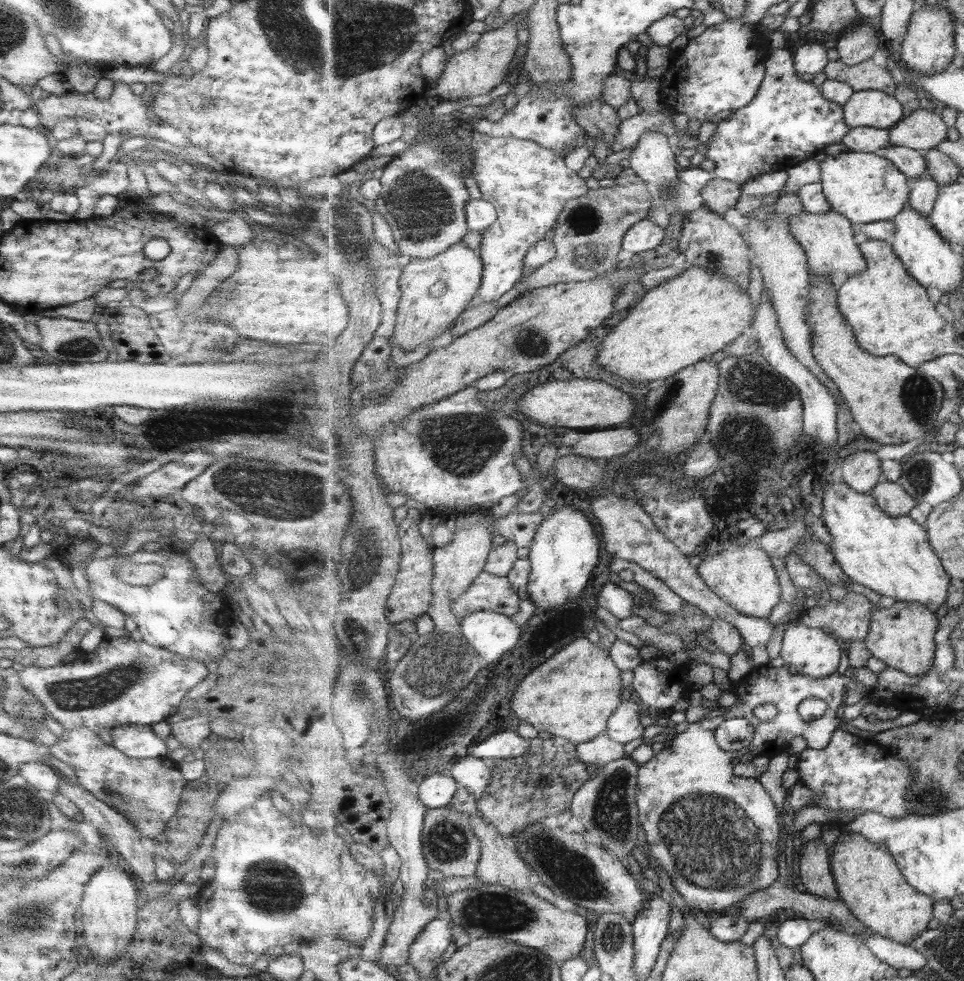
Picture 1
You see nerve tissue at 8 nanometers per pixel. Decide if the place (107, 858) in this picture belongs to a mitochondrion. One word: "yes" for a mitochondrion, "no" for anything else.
no

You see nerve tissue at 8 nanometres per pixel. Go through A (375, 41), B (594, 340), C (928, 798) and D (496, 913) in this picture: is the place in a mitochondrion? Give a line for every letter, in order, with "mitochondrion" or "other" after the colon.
A: mitochondrion
B: other
C: mitochondrion
D: mitochondrion

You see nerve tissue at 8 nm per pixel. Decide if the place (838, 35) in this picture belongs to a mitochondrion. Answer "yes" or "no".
no

